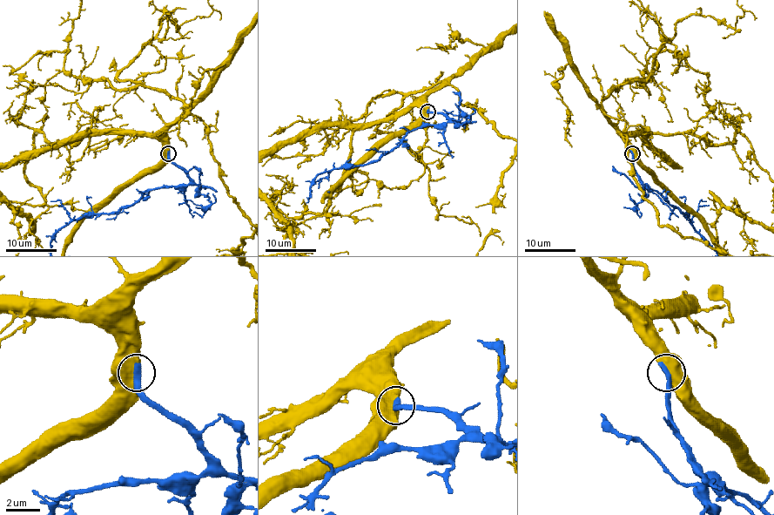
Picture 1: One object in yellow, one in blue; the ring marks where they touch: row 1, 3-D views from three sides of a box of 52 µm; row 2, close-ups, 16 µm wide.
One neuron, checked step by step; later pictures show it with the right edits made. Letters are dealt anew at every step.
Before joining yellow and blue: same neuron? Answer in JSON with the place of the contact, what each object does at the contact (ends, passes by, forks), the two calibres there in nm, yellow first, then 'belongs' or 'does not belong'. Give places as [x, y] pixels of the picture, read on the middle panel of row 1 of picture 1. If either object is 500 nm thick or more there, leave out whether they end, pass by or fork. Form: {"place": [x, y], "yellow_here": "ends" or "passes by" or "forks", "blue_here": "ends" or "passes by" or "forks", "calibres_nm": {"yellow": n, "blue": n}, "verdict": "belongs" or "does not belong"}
{"place": [427, 111], "calibres_nm": {"yellow": 850, "blue": 440}, "verdict": "belongs"}

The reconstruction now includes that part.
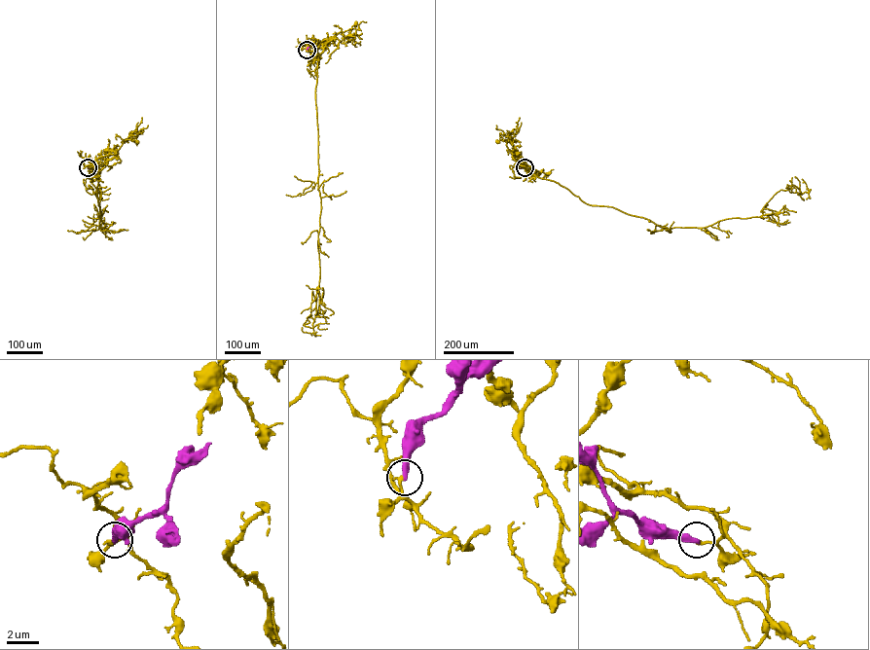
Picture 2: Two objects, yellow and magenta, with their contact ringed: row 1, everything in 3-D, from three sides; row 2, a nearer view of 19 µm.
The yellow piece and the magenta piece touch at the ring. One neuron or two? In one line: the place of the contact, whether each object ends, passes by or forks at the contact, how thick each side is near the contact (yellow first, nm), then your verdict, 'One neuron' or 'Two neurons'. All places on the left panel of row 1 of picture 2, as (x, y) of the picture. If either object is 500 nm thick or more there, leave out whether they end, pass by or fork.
Place: (88, 167). At the ring yellow ends. At the ring magenta ends. Thickness 190 nm (yellow) against 400 nm. Two neurons

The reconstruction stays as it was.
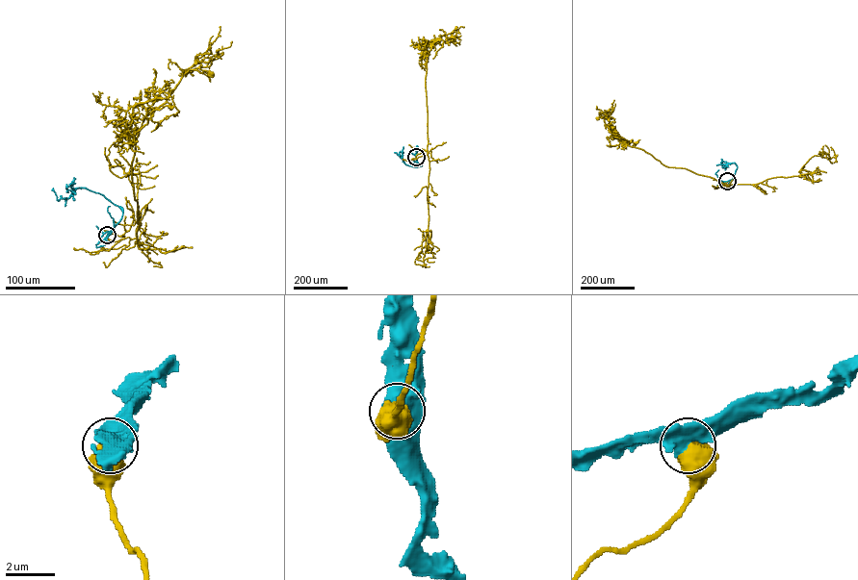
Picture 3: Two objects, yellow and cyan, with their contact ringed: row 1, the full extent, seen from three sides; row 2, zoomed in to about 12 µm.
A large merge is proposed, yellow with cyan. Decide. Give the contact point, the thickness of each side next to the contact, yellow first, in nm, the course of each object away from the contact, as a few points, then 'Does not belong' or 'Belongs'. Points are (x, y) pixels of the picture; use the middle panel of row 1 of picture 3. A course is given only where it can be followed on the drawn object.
Place: (416, 157). Thickness 850 nm (yellow) against 800 nm. Course of yellow: (415, 157), (427, 149), (428, 143), (425, 81), (428, 53), (438, 38), (455, 28). Course of cyan: (415, 157), (421, 165), (406, 164), (395, 152). Does not belong

